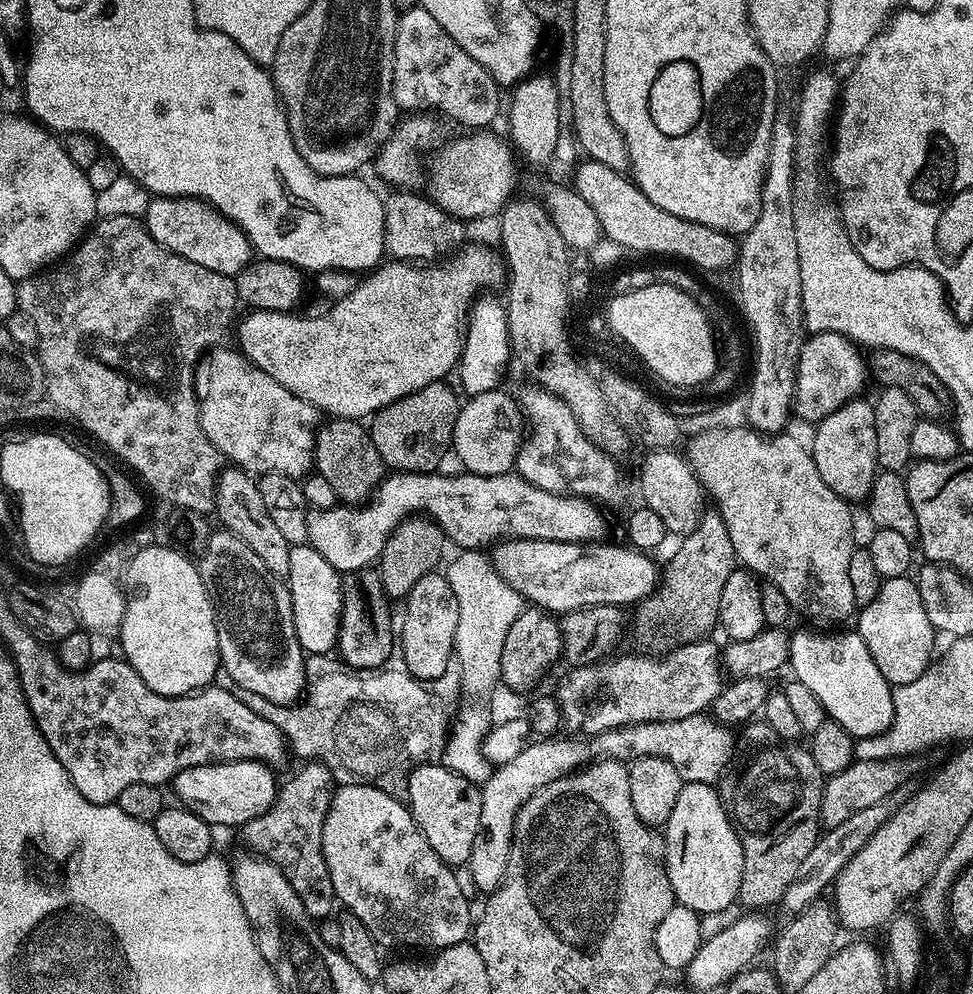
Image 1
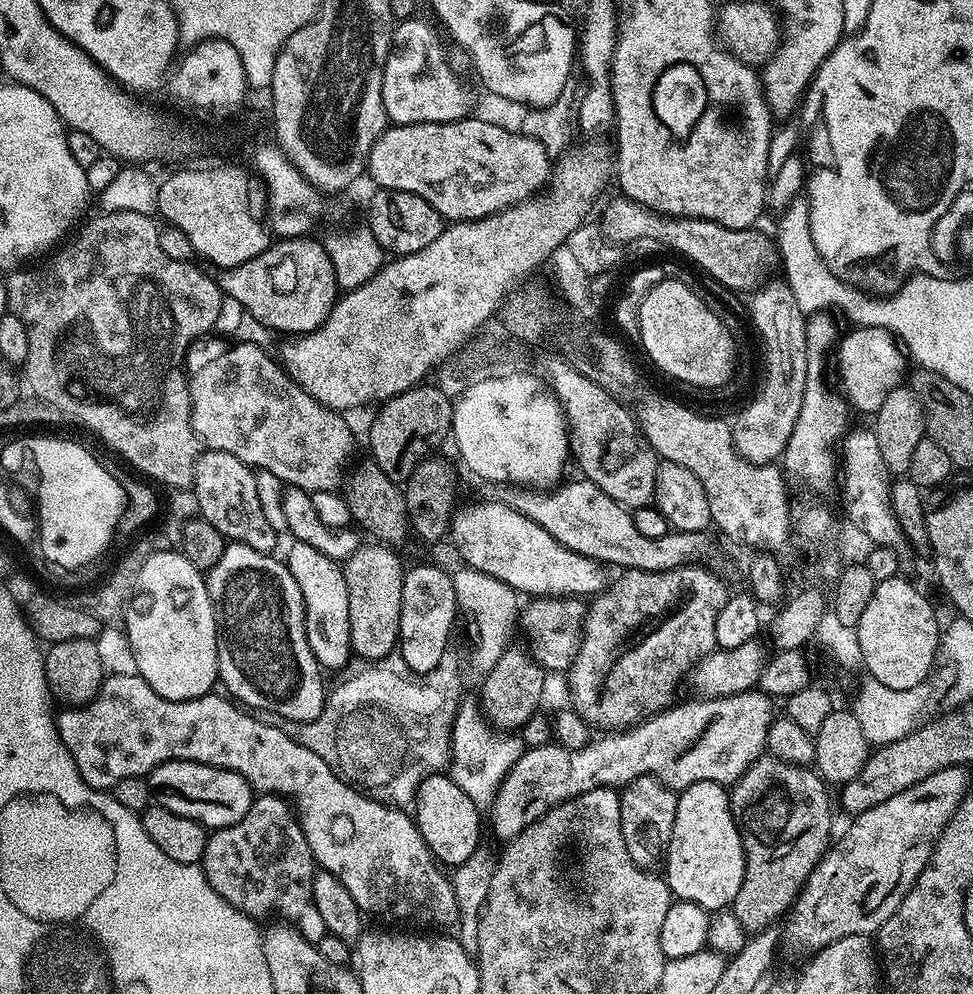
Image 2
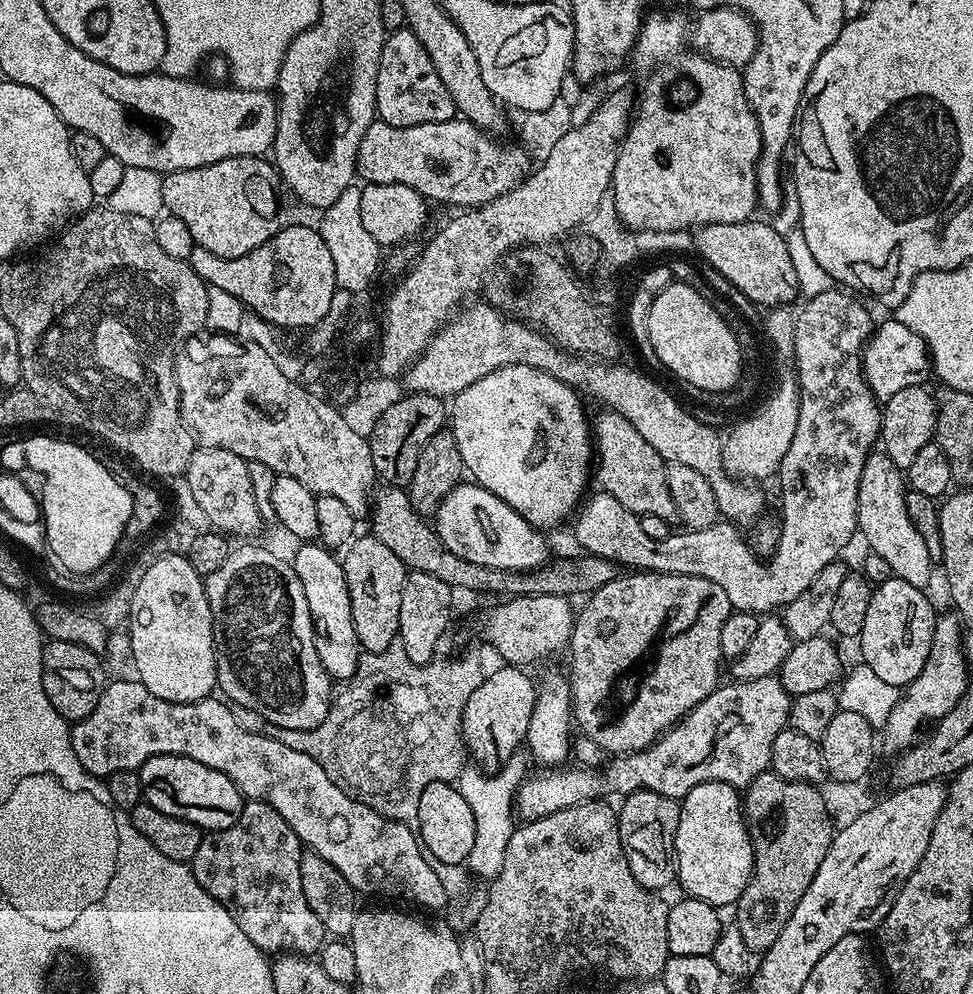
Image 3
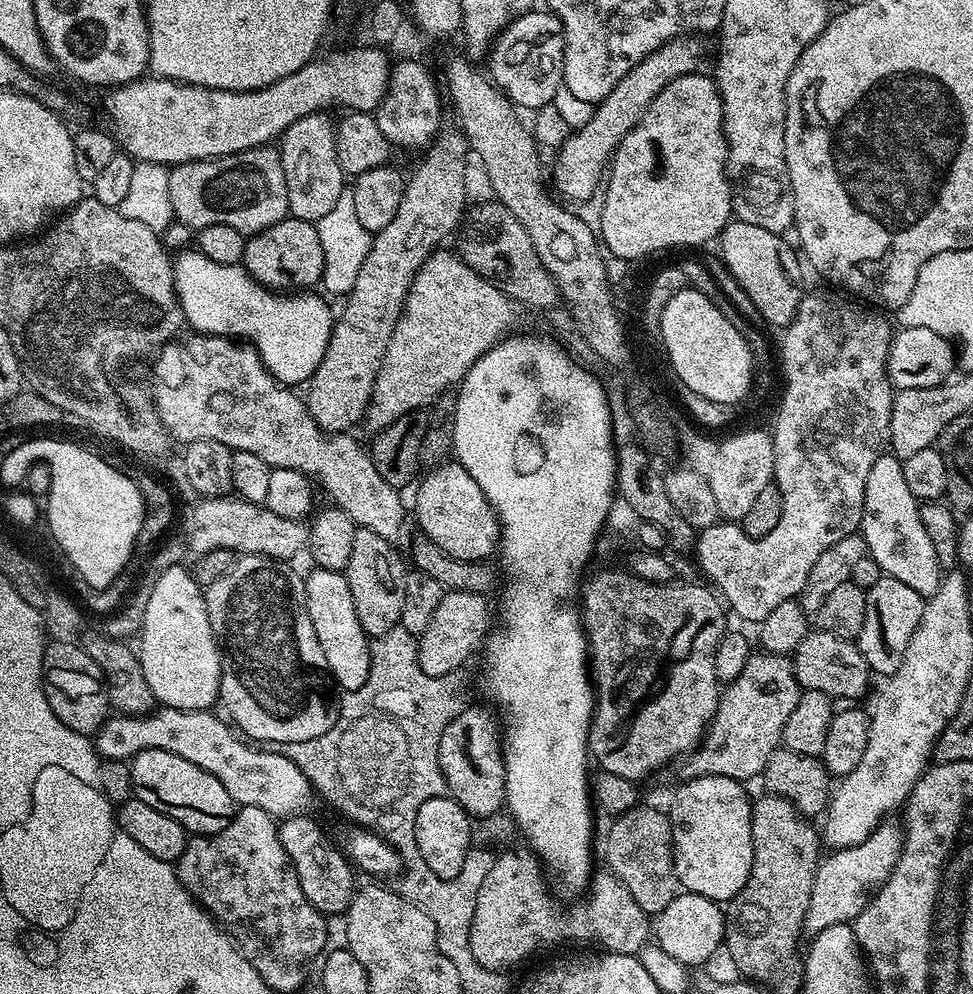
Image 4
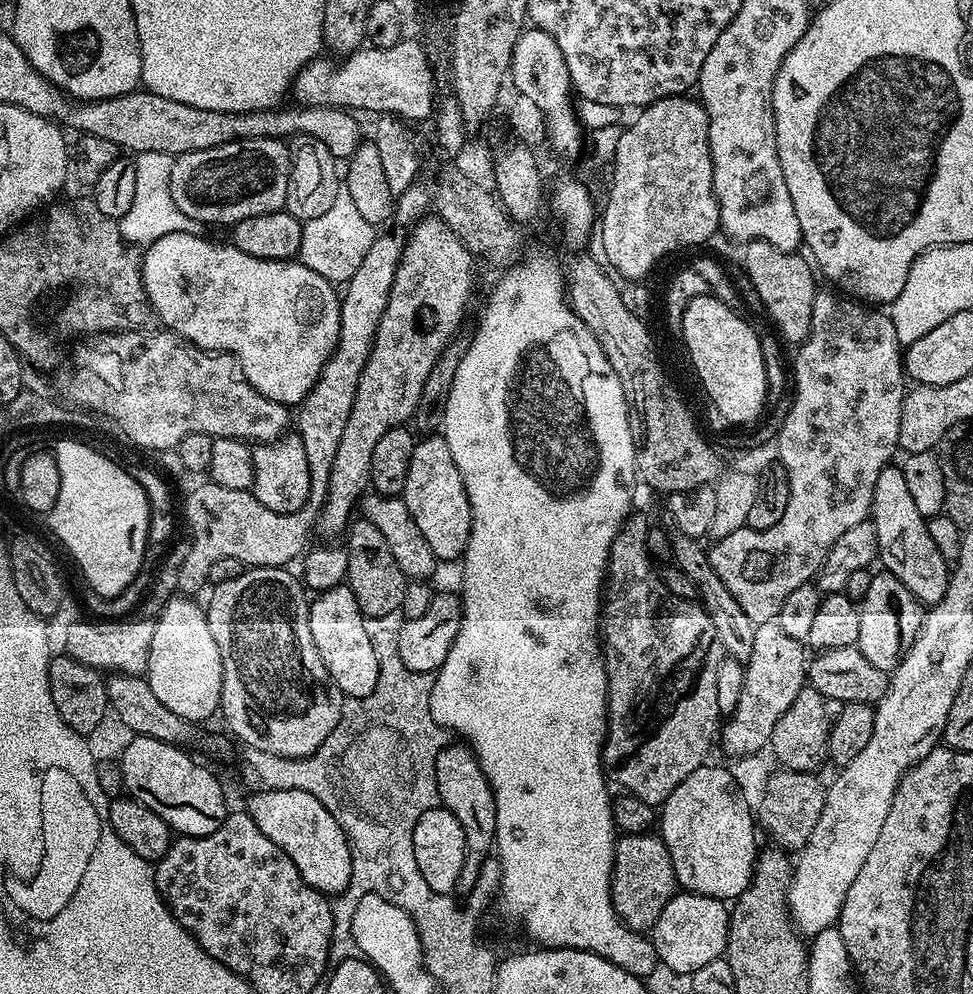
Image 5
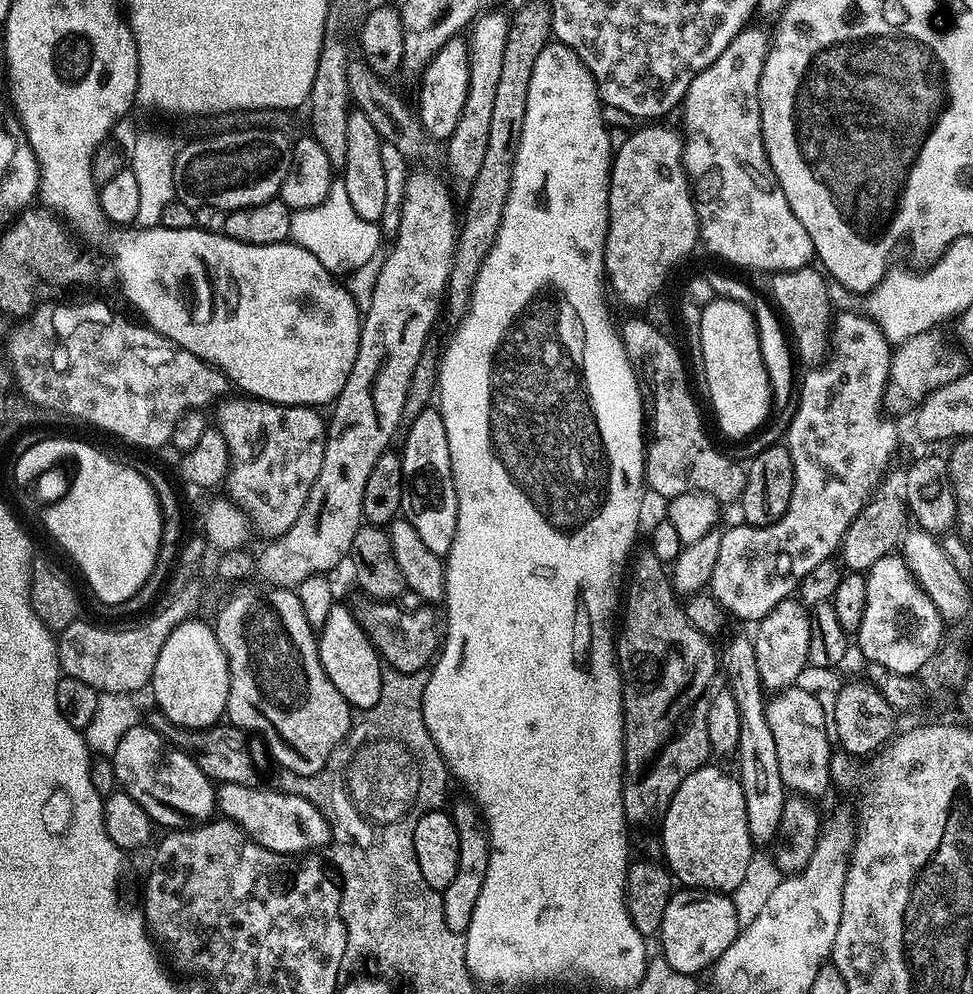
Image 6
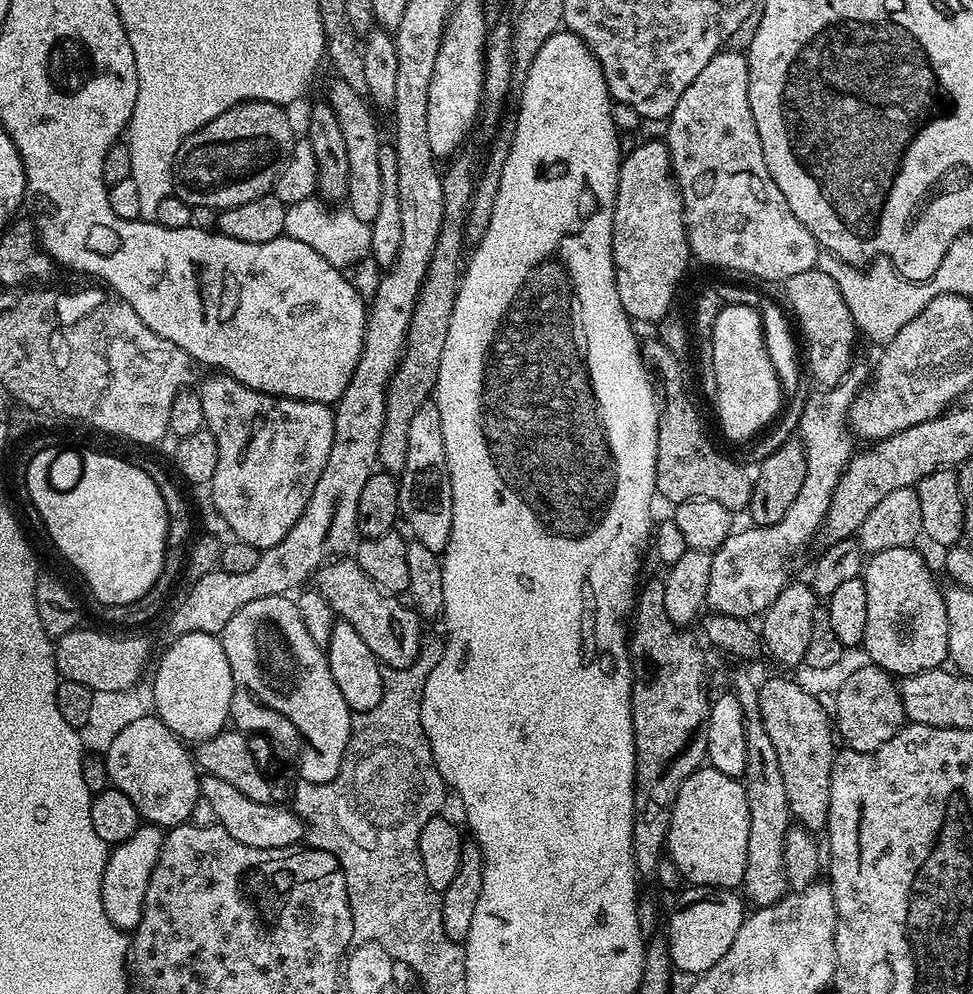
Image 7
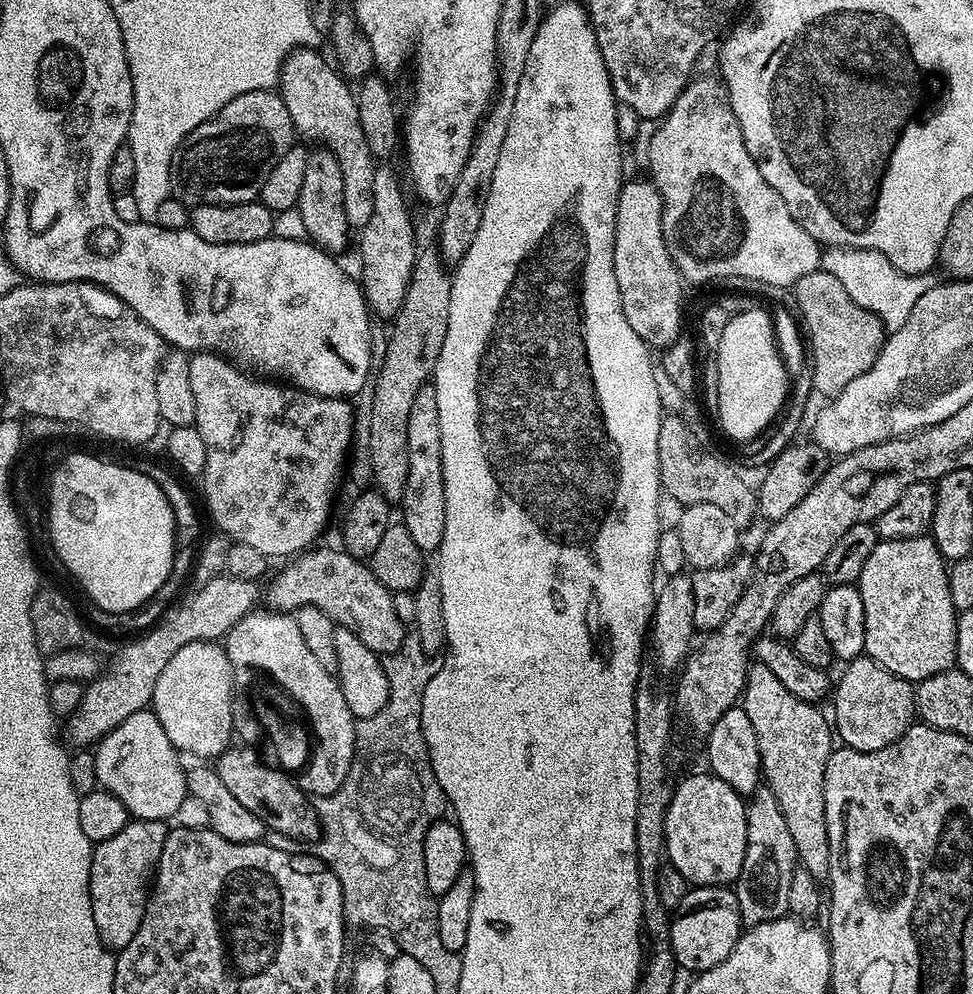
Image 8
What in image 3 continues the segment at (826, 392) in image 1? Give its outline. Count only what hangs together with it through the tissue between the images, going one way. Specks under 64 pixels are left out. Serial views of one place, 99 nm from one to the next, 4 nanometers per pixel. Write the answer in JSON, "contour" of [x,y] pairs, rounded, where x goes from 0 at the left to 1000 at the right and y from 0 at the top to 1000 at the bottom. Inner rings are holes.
{"contour":[[[913,320],[910,326],[899,327],[895,340],[888,347],[886,365],[892,390],[904,404],[919,400],[923,392],[953,387],[954,378],[956,382],[960,374],[952,344],[942,334],[935,332],[935,328],[923,324],[920,320]]]}

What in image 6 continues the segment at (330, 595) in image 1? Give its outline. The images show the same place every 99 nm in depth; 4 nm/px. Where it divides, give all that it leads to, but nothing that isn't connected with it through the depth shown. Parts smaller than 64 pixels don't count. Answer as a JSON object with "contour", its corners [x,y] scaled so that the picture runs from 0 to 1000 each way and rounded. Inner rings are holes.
{"contour":[[[353,606],[341,609],[335,626],[327,633],[329,649],[329,665],[331,674],[335,674],[335,682],[343,686],[347,698],[356,702],[359,712],[373,714],[384,710],[388,702],[393,702],[393,671],[392,657],[386,655],[382,641],[372,629],[366,625],[366,620]]]}

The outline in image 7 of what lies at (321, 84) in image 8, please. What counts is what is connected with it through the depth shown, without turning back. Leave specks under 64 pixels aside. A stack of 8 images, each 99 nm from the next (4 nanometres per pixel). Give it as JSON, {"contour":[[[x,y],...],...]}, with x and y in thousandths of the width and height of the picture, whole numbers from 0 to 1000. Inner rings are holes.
{"contour":[[[345,78],[342,81],[337,89],[335,104],[350,128],[351,140],[356,143],[356,159],[360,159],[356,208],[364,215],[364,219],[382,226],[393,204],[393,175],[388,171],[393,138],[386,130],[386,121],[382,118],[384,113],[379,102],[371,94],[360,91],[360,87],[356,87],[354,80]]]}

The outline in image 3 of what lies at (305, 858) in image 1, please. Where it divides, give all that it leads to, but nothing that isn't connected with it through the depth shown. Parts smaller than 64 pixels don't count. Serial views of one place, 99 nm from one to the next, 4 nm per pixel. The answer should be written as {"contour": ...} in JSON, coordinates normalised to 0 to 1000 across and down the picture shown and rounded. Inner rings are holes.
{"contour":[[[255,805],[249,819],[240,831],[227,837],[214,837],[208,851],[203,851],[203,859],[199,859],[195,870],[199,883],[219,901],[224,908],[231,910],[235,920],[245,928],[249,940],[261,948],[261,952],[272,960],[325,960],[328,959],[335,946],[331,928],[327,928],[327,920],[319,915],[319,907],[314,907],[314,899],[310,899],[310,875],[308,862],[310,850],[306,839],[298,835],[294,823],[282,815],[273,807]]]}

